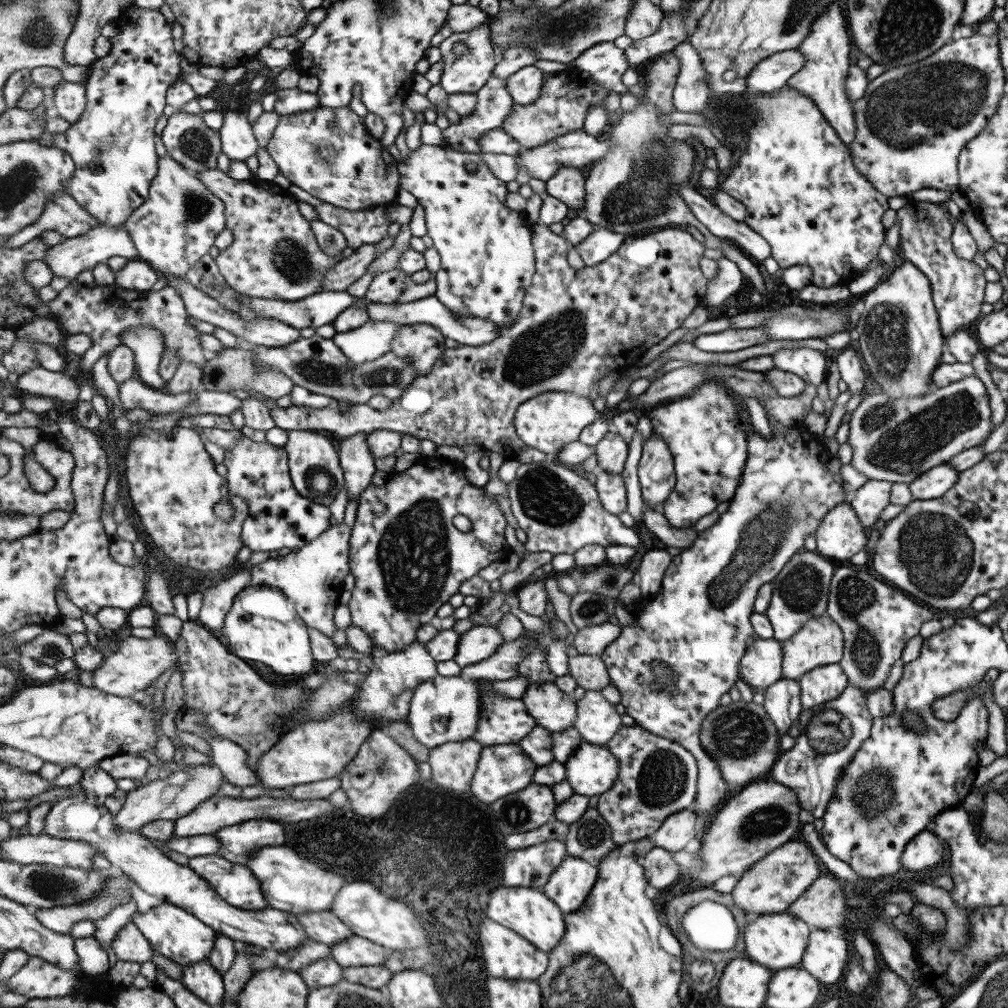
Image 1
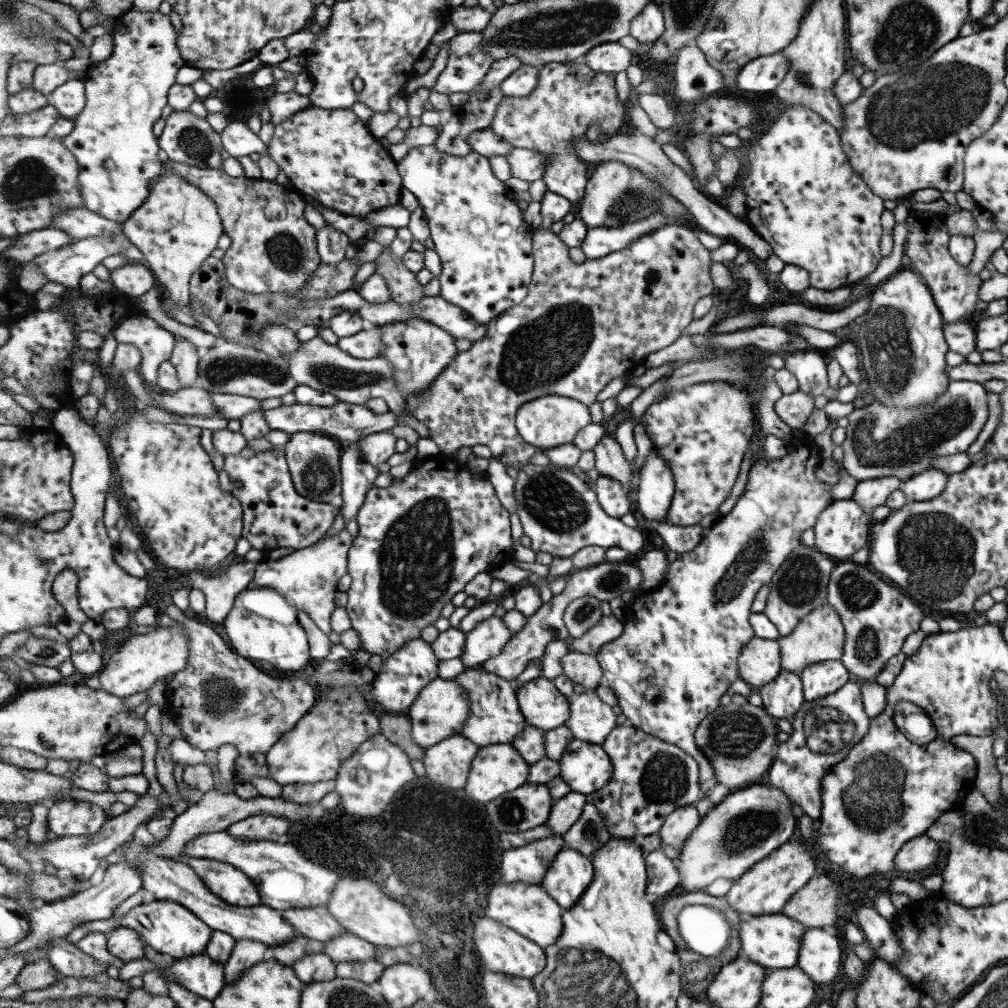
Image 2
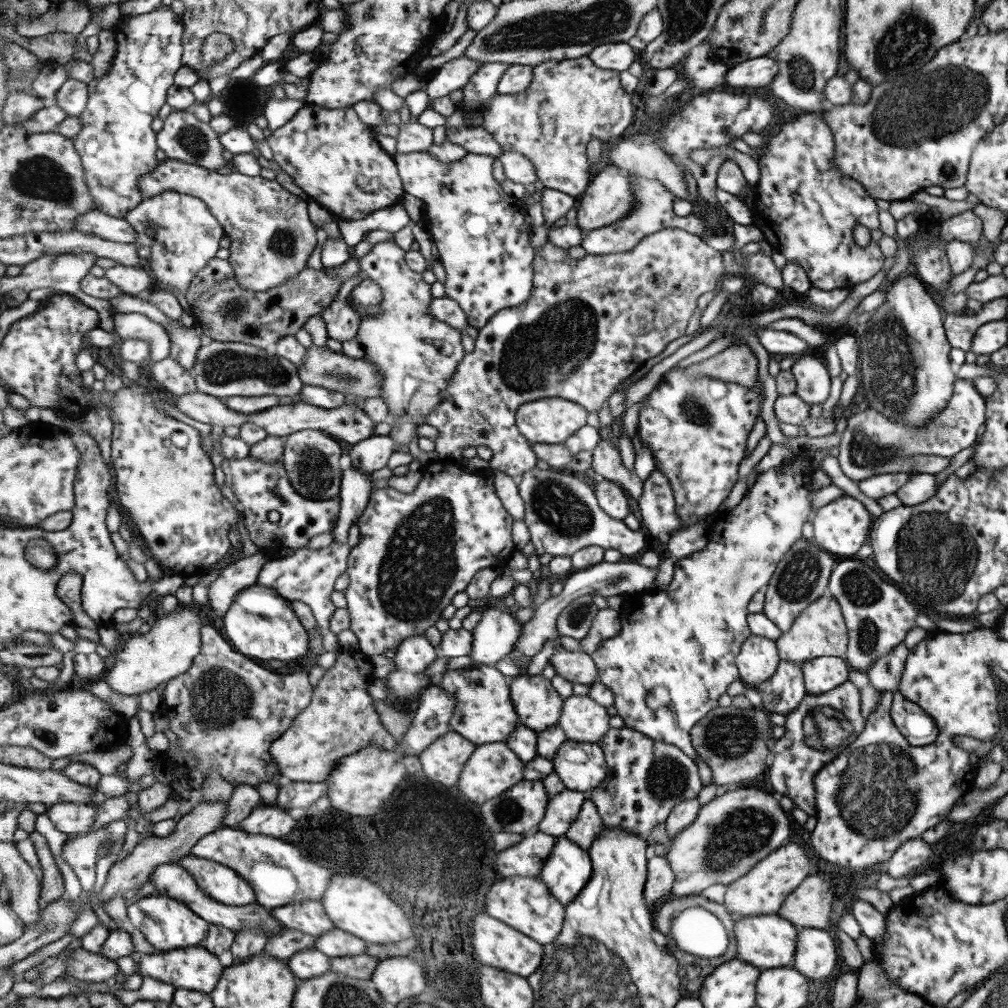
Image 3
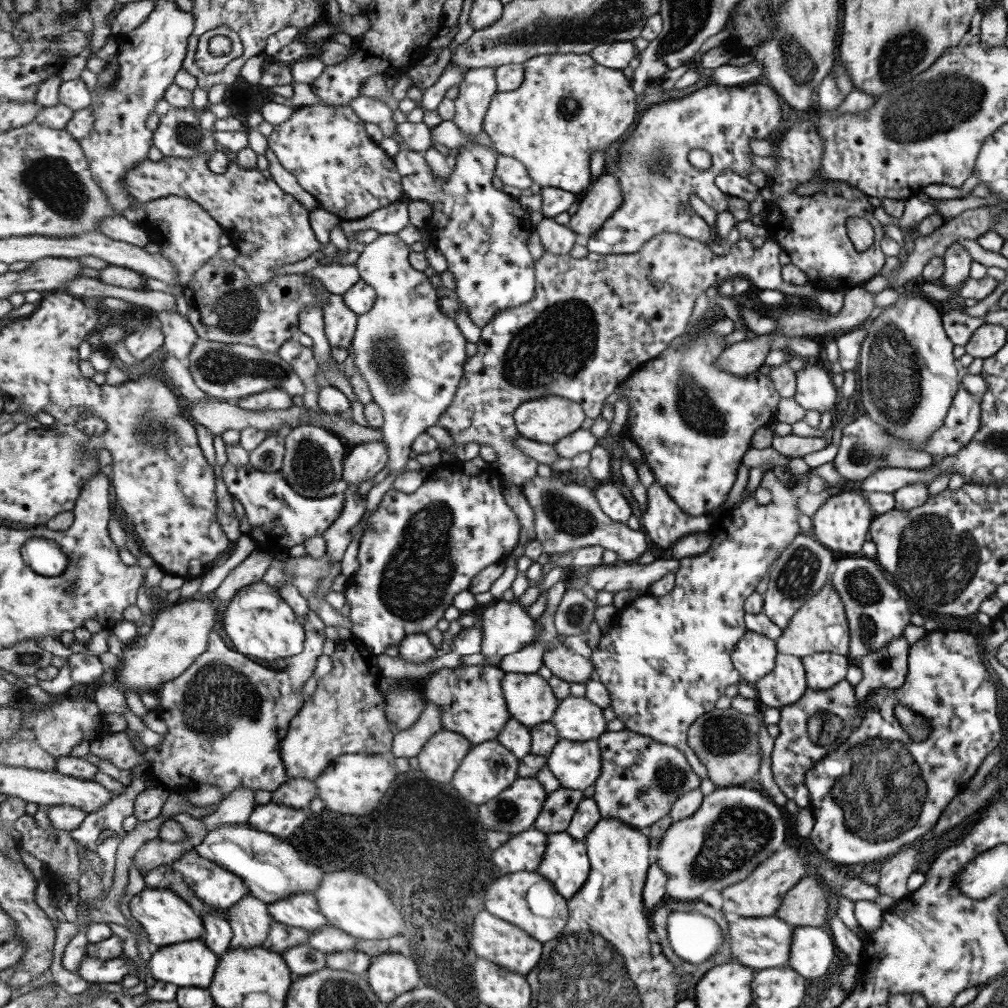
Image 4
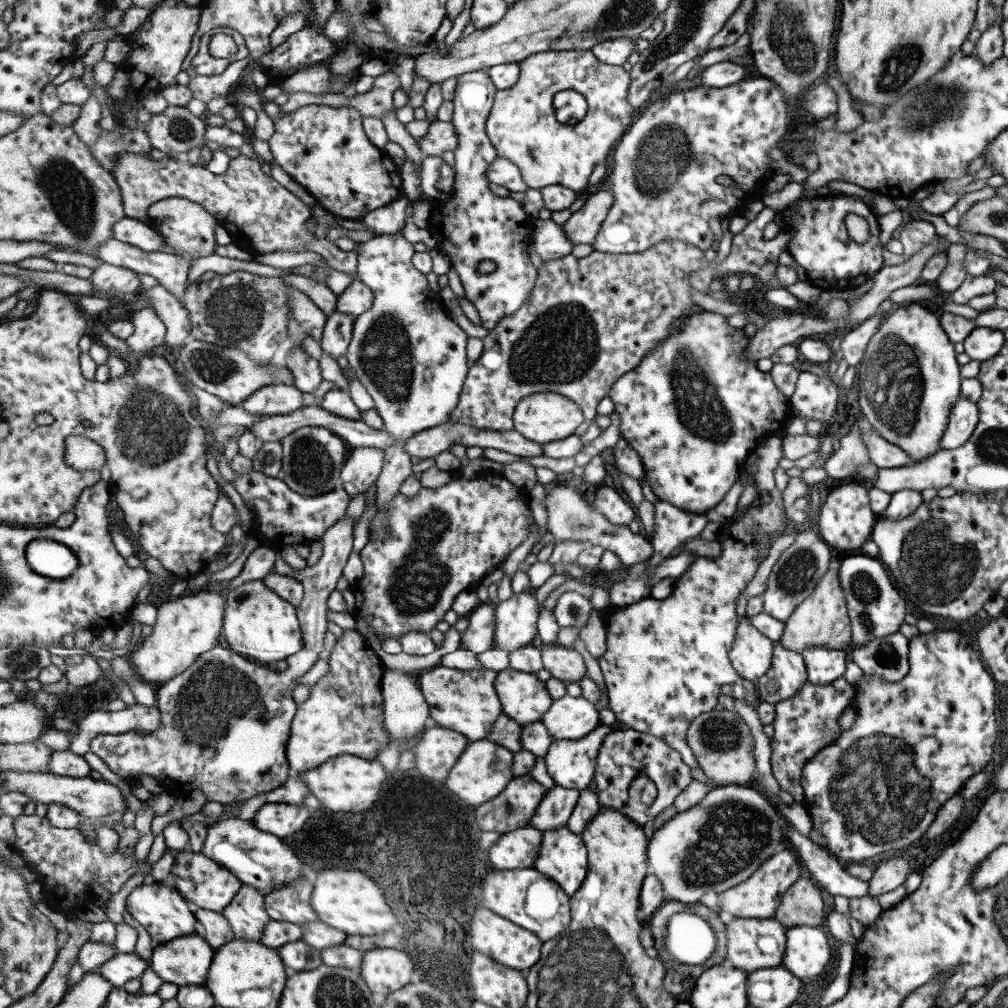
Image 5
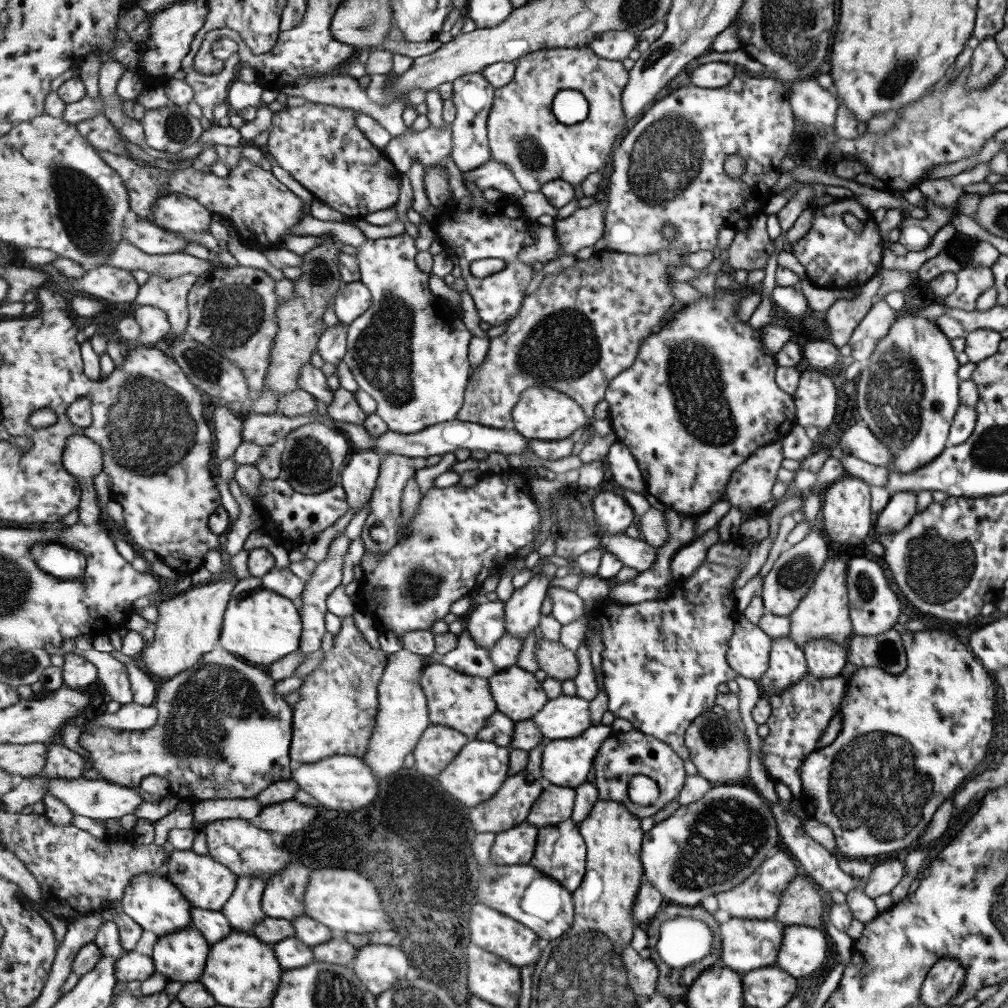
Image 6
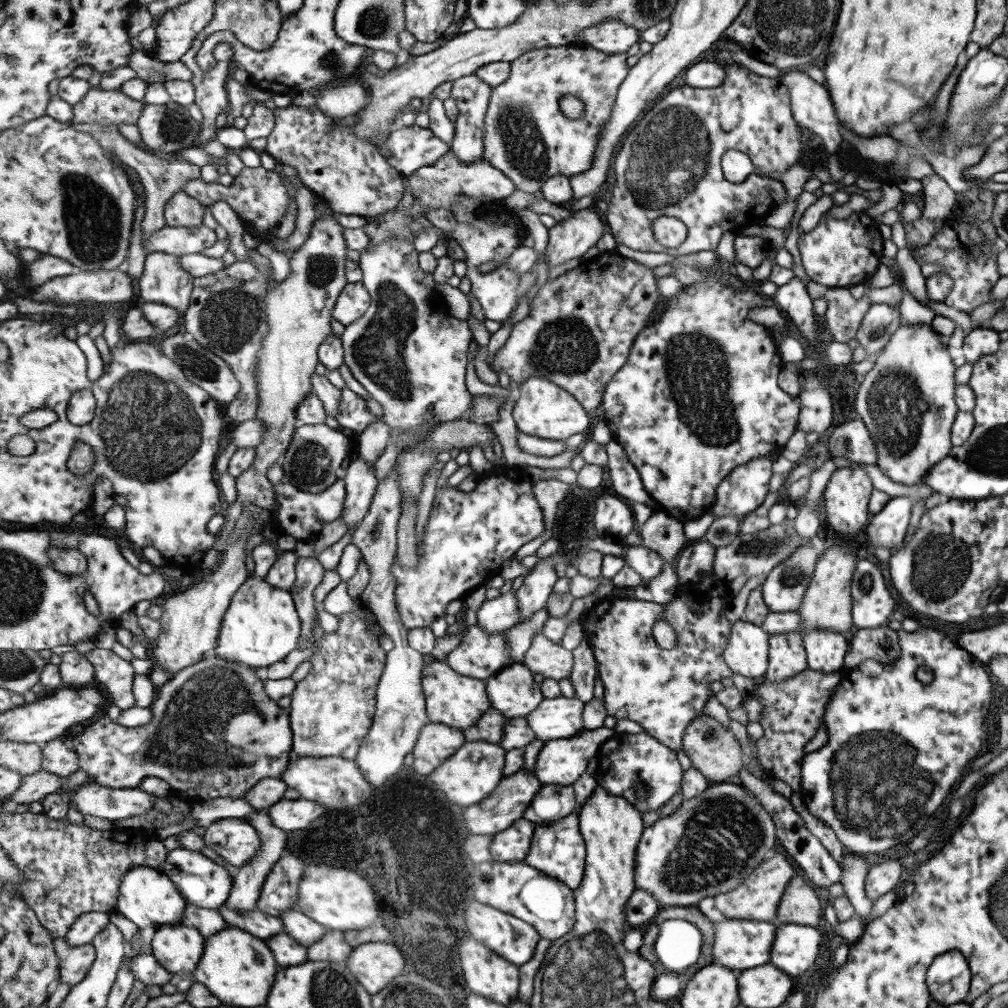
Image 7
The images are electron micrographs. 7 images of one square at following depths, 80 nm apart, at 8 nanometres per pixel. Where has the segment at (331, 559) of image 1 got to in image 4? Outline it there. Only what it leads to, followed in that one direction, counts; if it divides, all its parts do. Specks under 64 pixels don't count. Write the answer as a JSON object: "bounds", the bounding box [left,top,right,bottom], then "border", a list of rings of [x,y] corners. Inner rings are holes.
{"bounds":[263,552,352,630],"border":[[[325,552],[318,559],[313,559],[309,555],[303,557],[295,557],[290,561],[283,562],[274,562],[271,565],[271,568],[264,574],[263,582],[269,583],[275,588],[281,588],[286,584],[294,584],[298,588],[299,592],[308,600],[311,609],[315,609],[319,616],[322,618],[322,621],[328,626],[343,626],[347,629],[352,630],[352,620],[350,617],[346,617],[340,610],[337,610],[335,607],[331,606],[326,599],[326,596],[331,592],[329,589],[334,576],[339,576],[341,574],[340,562],[332,562],[328,552]]]}

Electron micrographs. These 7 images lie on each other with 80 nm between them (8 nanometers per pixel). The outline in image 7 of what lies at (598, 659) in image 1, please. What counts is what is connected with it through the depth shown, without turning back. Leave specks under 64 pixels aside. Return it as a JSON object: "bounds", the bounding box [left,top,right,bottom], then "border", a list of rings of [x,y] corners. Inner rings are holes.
{"bounds":[523,632,574,681],"border":[[[542,632],[532,639],[532,645],[524,654],[523,663],[545,679],[560,681],[569,679],[574,667],[574,652],[560,643],[549,641]]]}

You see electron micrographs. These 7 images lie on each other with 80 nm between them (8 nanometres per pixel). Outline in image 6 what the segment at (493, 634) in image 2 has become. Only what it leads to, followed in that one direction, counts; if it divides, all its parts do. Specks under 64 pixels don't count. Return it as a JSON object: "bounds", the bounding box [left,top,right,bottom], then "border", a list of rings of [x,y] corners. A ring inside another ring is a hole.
{"bounds":[506,575,554,640],"border":[[[534,575],[522,588],[516,589],[506,602],[506,631],[525,640],[540,626],[541,606],[548,596],[554,576]]]}

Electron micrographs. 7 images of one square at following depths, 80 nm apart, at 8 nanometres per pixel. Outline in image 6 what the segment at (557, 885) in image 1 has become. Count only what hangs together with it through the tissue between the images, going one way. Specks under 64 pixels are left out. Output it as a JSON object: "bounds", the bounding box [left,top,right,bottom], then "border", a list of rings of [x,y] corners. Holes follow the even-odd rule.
{"bounds":[531,818,588,893],"border":[[[568,818],[552,827],[540,828],[537,840],[537,852],[531,865],[541,870],[546,876],[556,879],[569,892],[575,893],[582,885],[588,872],[588,847],[580,826]]]}

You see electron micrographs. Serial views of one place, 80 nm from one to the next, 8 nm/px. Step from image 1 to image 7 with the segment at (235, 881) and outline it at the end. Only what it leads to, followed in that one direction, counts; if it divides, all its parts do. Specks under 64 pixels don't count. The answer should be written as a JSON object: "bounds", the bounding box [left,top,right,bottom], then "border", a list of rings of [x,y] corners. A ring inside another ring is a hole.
{"bounds":[162,848,236,909],"border":[[[185,848],[171,851],[162,871],[173,880],[188,905],[201,908],[218,909],[221,905],[226,904],[236,881],[231,879],[227,868],[223,868],[221,864],[213,862],[211,858],[207,858],[199,852]]]}

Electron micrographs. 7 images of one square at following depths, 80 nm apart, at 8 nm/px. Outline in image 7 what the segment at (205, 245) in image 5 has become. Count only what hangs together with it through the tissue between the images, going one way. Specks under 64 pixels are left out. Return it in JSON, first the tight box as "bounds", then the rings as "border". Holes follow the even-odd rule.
{"bounds":[164,191,205,227],"border":[[[185,191],[168,200],[164,212],[167,225],[174,227],[200,227],[203,225],[203,214],[205,205]]]}

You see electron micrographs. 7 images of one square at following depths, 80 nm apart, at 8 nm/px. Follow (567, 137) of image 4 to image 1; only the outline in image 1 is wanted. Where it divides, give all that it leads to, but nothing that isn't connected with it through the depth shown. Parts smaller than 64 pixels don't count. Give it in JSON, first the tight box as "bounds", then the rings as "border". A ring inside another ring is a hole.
{"bounds":[502,65,612,214],"border":[[[575,65],[557,73],[547,73],[540,97],[531,104],[515,103],[513,112],[503,121],[502,129],[527,149],[543,146],[575,130],[581,130],[589,110],[593,106],[603,108],[610,92],[612,90],[594,79],[590,72]],[[563,166],[547,182],[547,193],[567,203],[569,208],[582,214],[586,203],[585,174],[575,166]]]}

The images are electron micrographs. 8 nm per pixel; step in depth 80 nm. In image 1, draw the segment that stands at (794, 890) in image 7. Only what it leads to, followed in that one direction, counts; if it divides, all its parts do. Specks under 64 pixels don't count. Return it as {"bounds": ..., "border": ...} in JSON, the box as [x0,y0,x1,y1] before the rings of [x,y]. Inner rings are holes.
{"bounds":[786,877,845,930],"border":[[[818,877],[796,899],[786,913],[810,928],[827,930],[843,922],[845,900],[837,882],[831,878]]]}

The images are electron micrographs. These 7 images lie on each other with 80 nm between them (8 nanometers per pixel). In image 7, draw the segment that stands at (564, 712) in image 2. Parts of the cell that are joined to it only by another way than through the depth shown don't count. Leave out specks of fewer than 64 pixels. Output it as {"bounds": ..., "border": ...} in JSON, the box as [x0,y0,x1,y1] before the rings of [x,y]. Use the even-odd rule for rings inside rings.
{"bounds":[486,662,546,718],"border":[[[521,662],[489,677],[486,683],[492,706],[507,718],[530,715],[546,699],[533,673]]]}

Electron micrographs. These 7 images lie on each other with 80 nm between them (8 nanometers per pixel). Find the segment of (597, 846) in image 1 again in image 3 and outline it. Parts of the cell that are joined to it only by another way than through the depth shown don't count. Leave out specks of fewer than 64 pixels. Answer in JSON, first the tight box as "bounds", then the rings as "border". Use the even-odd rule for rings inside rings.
{"bounds":[566,799,605,851],"border":[[[591,799],[582,804],[577,820],[567,831],[566,838],[579,844],[583,850],[589,851],[593,842],[599,838],[598,834],[605,828],[604,820],[598,811],[598,806]]]}

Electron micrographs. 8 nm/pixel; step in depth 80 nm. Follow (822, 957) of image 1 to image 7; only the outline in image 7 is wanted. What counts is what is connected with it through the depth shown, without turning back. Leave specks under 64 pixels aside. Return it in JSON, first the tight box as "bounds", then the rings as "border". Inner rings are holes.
{"bounds":[769,924,821,977],"border":[[[781,924],[777,928],[777,942],[773,942],[769,962],[791,977],[803,974],[819,956],[821,934],[812,926]]]}

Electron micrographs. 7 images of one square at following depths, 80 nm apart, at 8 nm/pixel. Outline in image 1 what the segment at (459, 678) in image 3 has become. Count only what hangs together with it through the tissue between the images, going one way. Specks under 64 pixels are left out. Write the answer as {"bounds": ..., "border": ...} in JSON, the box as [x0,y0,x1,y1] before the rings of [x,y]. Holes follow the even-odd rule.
{"bounds":[473,679,538,746],"border":[[[481,679],[477,681],[482,692],[484,692],[481,705],[481,716],[483,717],[478,724],[477,732],[473,739],[482,745],[493,746],[501,744],[517,744],[523,741],[538,724],[533,715],[528,711],[528,707],[521,698],[511,698],[507,695],[498,693],[492,689],[494,681]]]}

